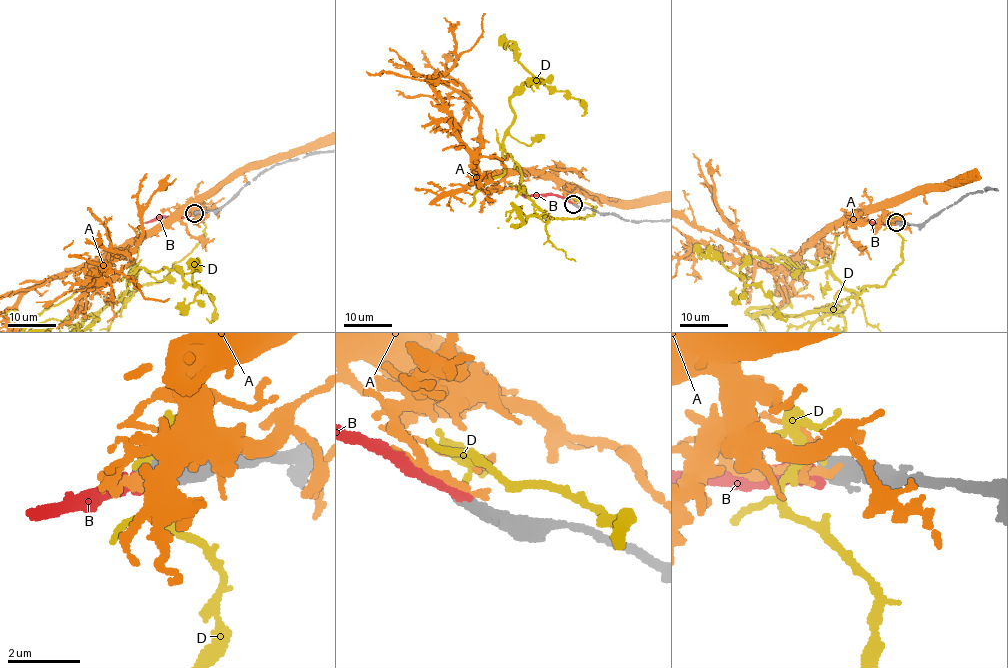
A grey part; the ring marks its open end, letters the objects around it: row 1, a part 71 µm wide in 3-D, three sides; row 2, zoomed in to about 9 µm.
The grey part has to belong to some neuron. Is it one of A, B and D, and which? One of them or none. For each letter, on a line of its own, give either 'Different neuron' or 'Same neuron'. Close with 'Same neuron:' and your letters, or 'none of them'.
A: Different neuron
B: Same neuron
D: Different neuron
Same neuron: B

